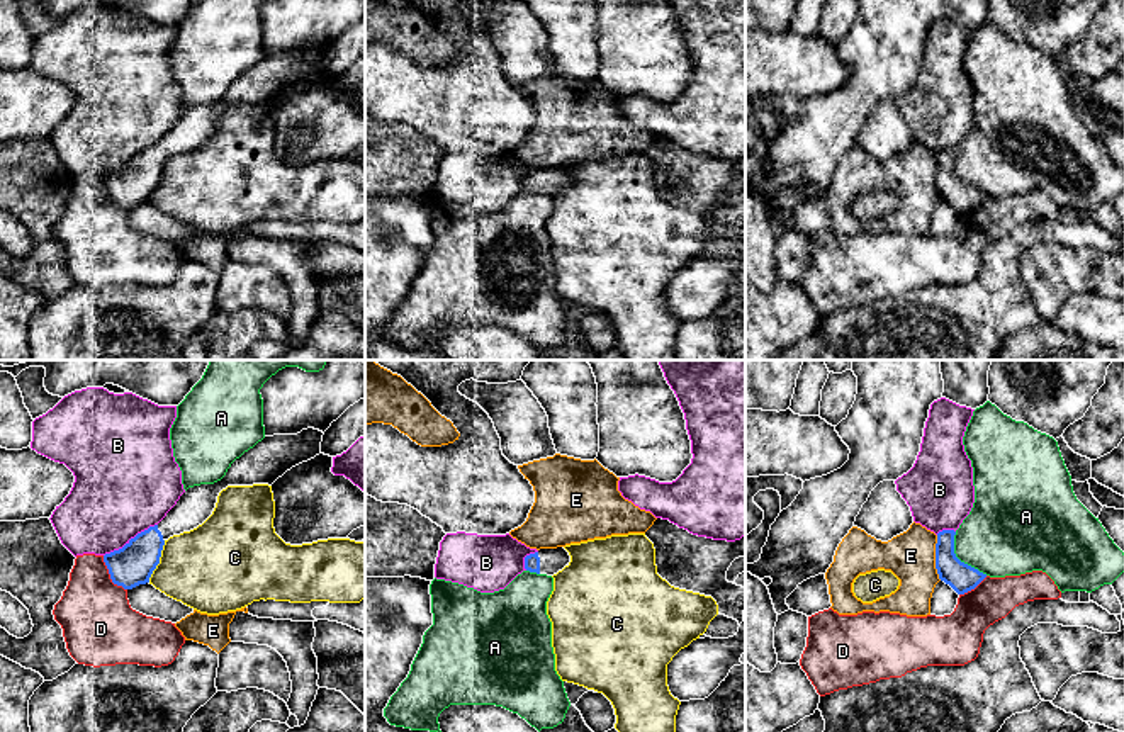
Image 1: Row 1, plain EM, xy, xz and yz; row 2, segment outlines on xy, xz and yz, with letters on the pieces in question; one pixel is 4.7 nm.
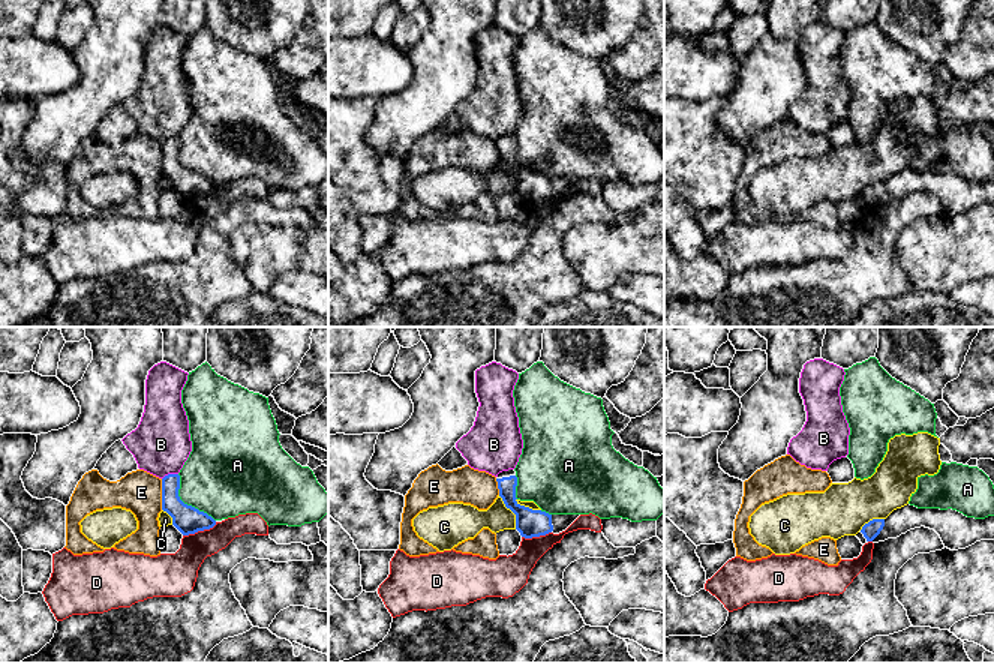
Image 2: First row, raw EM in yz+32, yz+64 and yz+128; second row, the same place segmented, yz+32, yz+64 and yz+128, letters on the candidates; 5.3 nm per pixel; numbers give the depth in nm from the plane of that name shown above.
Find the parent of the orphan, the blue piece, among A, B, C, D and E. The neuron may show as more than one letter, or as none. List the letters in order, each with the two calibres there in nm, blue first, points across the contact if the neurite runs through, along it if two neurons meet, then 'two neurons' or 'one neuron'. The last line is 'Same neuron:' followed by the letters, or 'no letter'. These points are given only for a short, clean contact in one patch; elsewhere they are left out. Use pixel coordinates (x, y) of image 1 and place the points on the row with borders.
A: 140 nm thick on the blue side, 380 nm on the other; border along yz (955, 532), (955, 554), (987, 574); two neurons
B: 200 nm thick on the blue side, 460 nm on the other; two neurons
C: 200 nm thick on the blue side, 400 nm on the other; border along xy (165, 540), (160, 551), (160, 563), (148, 581); two neurons
D: 200 nm thick on the blue side, 360 nm on the other; two neurons
E: 140 nm thick on the blue side, 240 nm on the other; border along yz (936, 535), (936, 573), (941, 579); two neurons
Same neuron: no letter

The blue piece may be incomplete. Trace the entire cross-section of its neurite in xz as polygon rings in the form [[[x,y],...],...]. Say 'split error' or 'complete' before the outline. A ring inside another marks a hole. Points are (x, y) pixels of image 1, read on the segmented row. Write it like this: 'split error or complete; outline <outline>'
split error; outline [[[564,547],[540,549],[525,557],[525,569],[537,574],[554,576],[569,566],[570,555]]]

